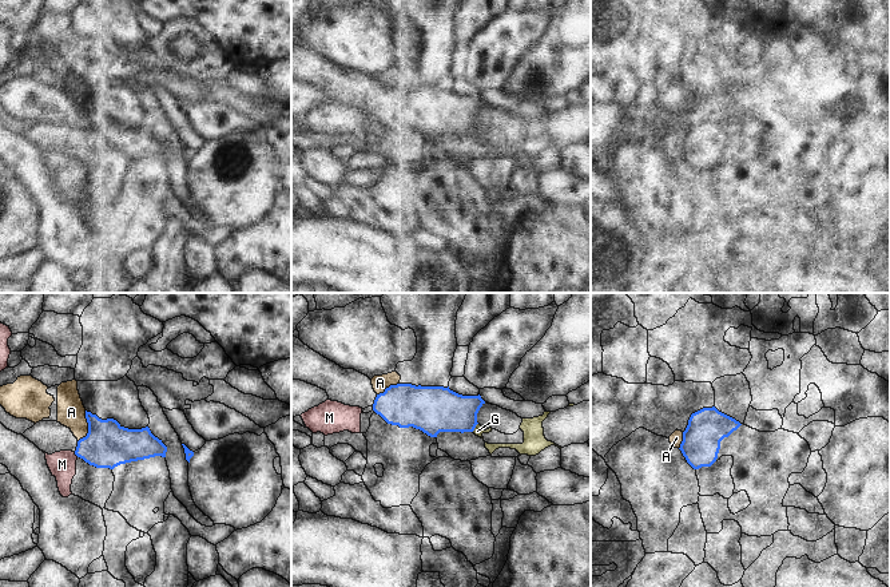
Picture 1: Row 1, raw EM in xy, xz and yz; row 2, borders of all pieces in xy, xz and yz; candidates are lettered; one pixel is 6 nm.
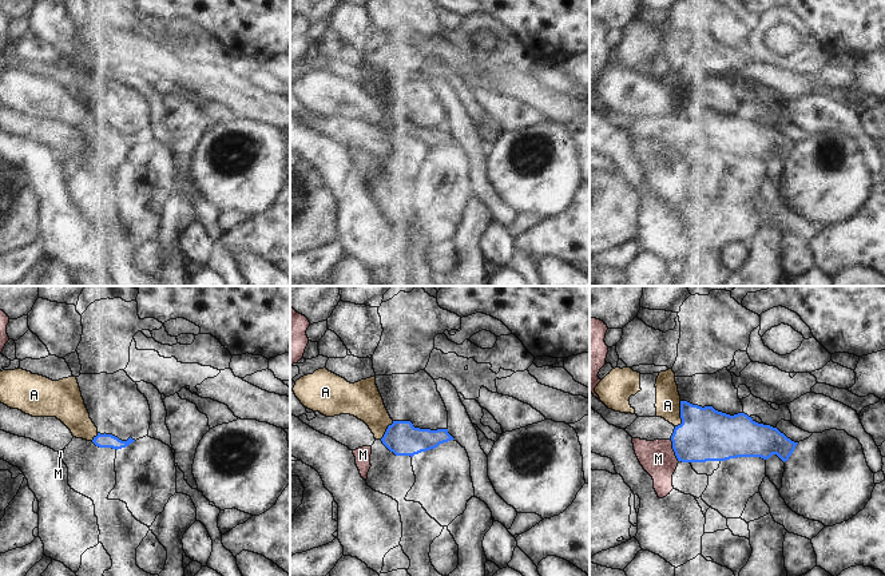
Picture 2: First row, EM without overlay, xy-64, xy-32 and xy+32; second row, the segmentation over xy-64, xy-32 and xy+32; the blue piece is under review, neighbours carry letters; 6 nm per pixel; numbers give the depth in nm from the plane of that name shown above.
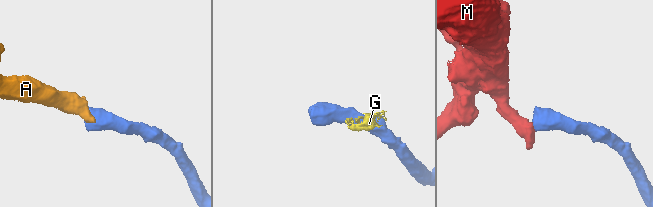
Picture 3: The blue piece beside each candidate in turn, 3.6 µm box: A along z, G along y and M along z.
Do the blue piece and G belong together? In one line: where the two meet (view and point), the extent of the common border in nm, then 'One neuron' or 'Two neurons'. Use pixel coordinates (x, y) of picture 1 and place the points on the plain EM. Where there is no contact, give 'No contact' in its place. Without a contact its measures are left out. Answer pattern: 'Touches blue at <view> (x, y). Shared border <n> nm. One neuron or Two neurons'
Touches blue at xz (475, 127). Shared border 70 nm. Two neurons.

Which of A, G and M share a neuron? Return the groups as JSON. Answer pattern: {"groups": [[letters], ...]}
{"groups": [["A"], ["G"], ["M"]]}

